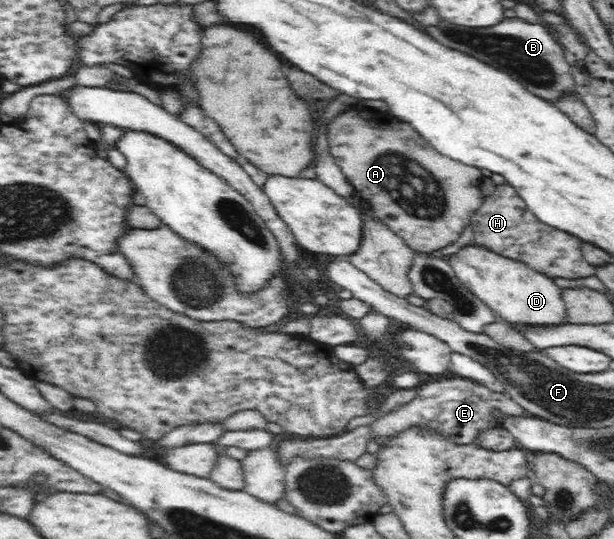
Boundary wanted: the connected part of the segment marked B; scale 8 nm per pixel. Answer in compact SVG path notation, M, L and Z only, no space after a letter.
M518 17L503 18L502 22L488 28L470 28L440 20L436 26L422 26L440 44L470 54L488 66L510 74L532 94L554 103L566 90L575 92L570 65L564 59L563 46L545 25L530 24Z

